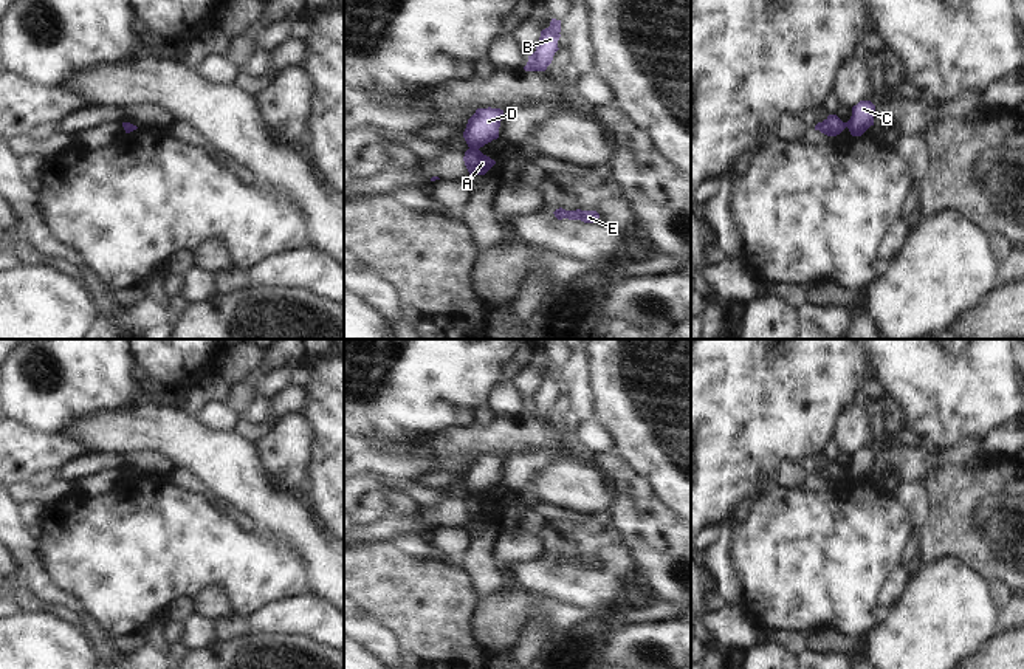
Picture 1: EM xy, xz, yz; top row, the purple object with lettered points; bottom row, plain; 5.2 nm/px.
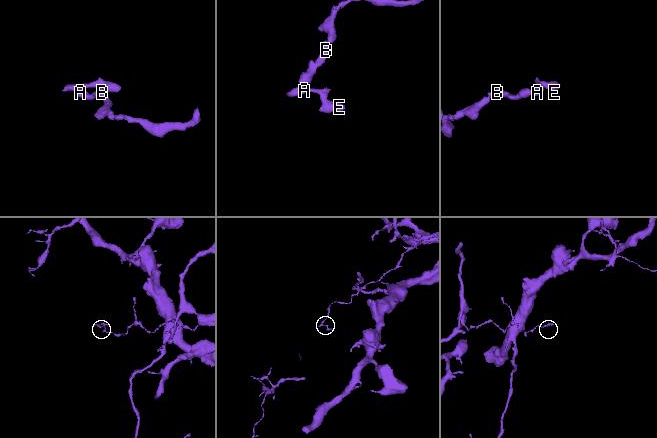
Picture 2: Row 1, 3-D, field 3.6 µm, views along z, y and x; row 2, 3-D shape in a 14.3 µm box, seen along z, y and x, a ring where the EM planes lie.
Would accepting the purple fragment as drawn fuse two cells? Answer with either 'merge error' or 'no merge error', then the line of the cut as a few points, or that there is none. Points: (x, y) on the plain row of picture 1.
merge error; cut in xz along (470, 493), (477, 497)

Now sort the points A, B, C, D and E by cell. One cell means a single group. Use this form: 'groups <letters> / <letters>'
groups A C E / B D

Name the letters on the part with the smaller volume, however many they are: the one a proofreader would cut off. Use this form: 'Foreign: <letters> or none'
Foreign: A, C, E

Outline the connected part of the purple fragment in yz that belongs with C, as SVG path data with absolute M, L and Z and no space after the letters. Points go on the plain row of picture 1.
M860 448L852 454L852 463L846 469L852 483L861 483L871 472L874 472L875 452L871 448Z

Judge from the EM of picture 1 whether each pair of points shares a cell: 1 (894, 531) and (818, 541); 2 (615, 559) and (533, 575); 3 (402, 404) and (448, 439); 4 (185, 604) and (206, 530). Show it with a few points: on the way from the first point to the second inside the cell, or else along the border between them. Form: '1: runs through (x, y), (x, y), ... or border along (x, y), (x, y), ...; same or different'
1: runs through (876, 531), (859, 531), (845, 541), (837, 541); same
2: runs through (597, 579), (553, 579); same
3: border along (473, 421), (431, 434), (412, 452); different
4: border along (191, 598), (177, 598), (169, 606), (163, 620); different

